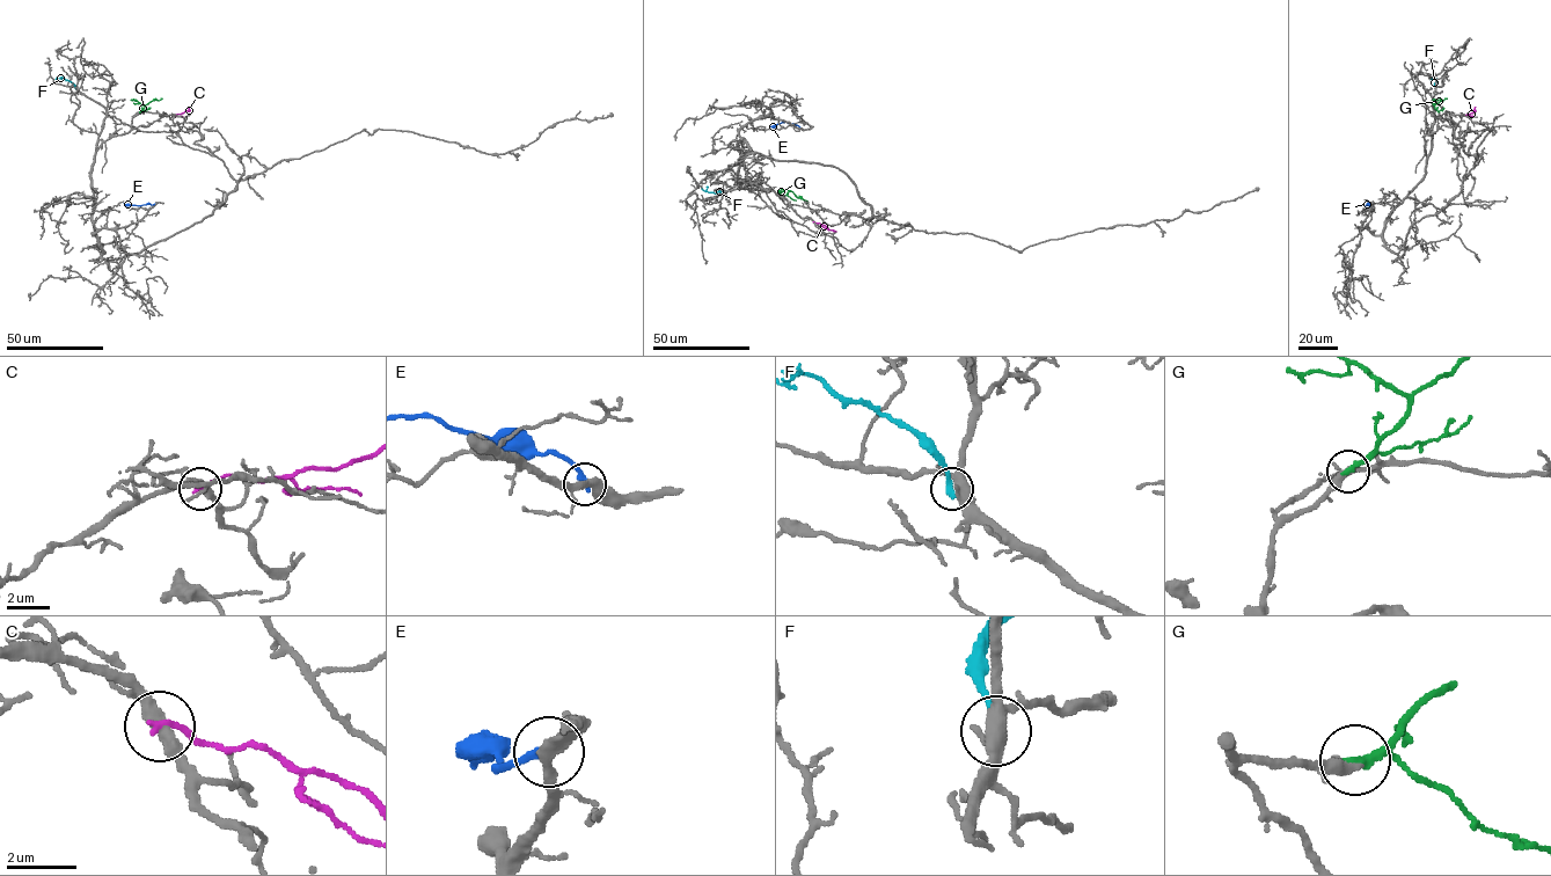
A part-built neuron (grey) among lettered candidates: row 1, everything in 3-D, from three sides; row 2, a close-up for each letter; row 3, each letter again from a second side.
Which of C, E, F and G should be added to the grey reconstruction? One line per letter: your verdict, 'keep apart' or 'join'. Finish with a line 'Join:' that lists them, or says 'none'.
C: keep apart
E: keep apart
F: keep apart
G: join
Join: G

